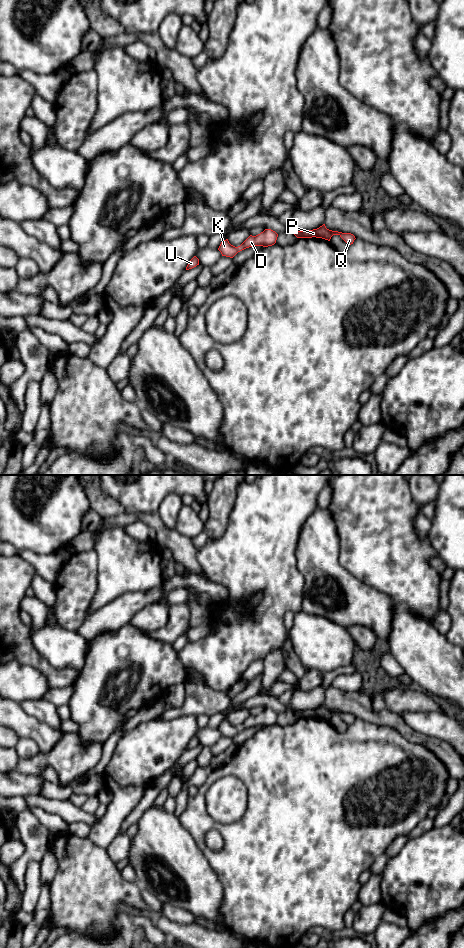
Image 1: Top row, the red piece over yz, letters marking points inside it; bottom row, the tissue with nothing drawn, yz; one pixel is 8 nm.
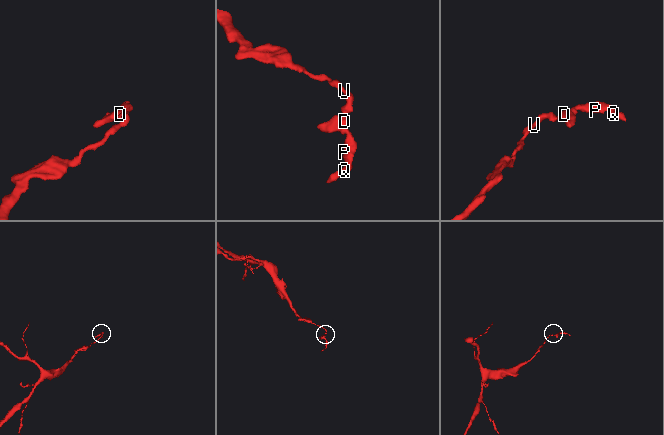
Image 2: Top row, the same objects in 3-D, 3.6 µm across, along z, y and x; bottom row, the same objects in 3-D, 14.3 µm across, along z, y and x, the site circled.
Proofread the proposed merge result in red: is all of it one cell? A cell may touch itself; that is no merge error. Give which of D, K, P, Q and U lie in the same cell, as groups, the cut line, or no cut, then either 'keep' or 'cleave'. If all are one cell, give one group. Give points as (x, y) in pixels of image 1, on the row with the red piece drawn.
D K P Q U | no cut | keep

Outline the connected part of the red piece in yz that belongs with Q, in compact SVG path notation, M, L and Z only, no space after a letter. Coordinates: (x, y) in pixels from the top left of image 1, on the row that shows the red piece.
M325 224L320 226L317 229L313 230L304 230L304 231L293 231L289 230L292 234L294 234L297 238L322 238L330 241L333 235L339 235L348 245L353 244L356 239L355 236L351 233L342 233L338 231L332 231L326 228Z

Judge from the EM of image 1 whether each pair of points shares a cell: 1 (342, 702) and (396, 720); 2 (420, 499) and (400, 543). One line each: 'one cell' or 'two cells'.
1: one cell
2: two cells

